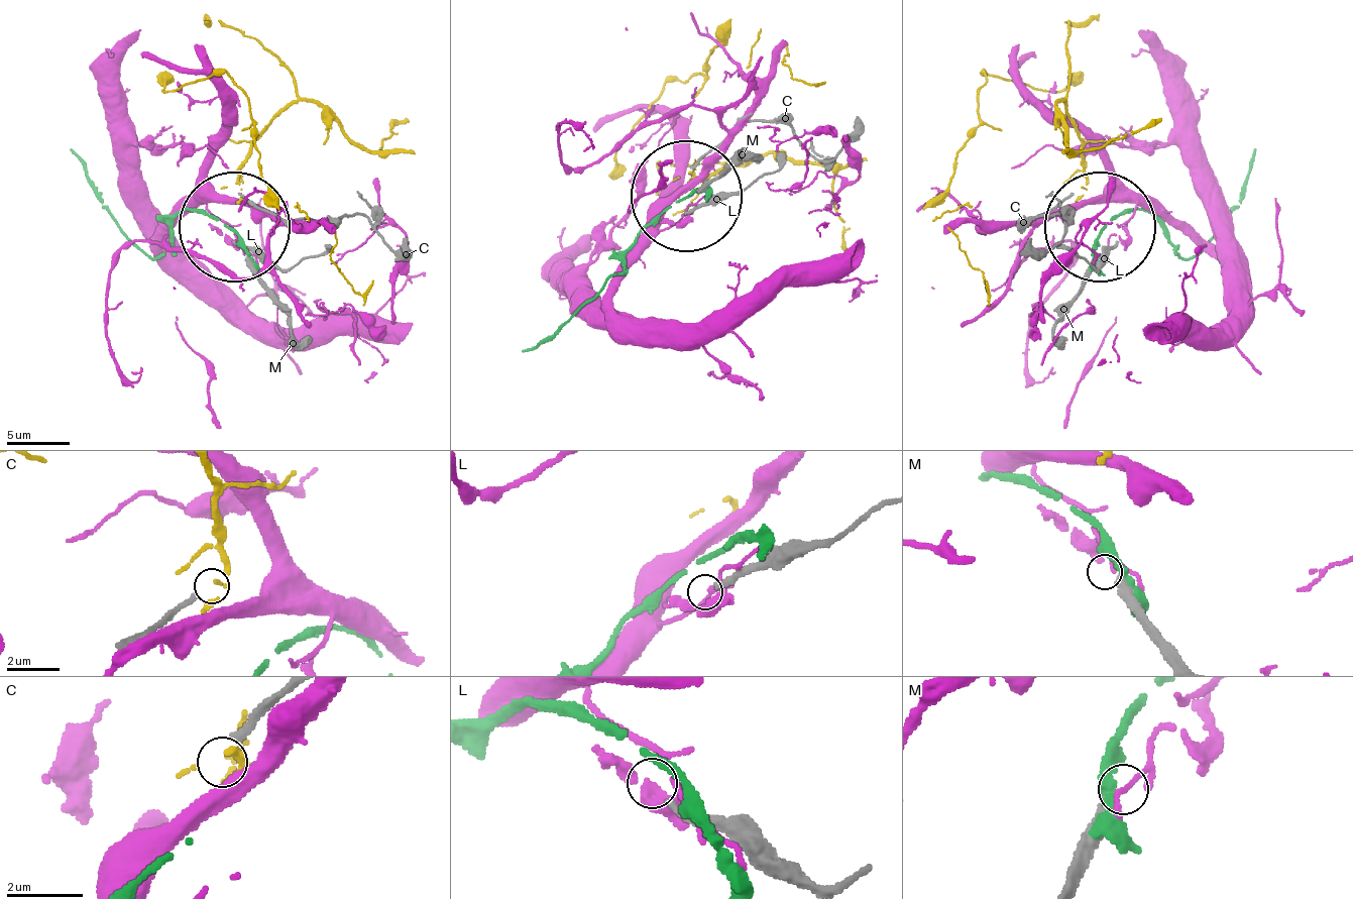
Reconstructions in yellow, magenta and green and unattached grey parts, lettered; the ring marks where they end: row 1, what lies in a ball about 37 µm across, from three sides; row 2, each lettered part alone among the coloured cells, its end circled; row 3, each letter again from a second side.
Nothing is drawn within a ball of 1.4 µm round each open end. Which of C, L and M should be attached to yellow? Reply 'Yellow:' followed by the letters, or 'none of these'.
Yellow: none of these

